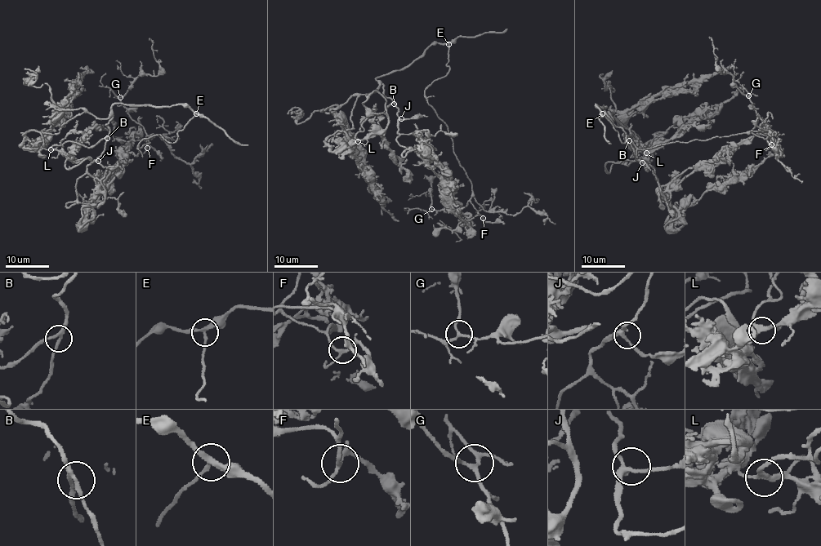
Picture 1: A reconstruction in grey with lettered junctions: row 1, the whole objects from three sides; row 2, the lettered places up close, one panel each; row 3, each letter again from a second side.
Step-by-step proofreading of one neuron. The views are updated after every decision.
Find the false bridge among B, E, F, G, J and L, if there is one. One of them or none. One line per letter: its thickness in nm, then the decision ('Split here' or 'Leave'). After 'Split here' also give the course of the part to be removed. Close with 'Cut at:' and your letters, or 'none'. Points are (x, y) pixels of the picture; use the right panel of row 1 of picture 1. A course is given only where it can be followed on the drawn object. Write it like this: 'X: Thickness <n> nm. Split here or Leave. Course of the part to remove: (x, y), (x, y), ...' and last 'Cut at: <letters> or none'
B: Thickness 200 nm. Leave
E: Thickness 220 nm. Leave
F: Thickness 190 nm. Leave
G: Thickness 180 nm. Leave
J: Thickness 220 nm. Leave
L: Thickness 200 nm. Leave
Cut at: none

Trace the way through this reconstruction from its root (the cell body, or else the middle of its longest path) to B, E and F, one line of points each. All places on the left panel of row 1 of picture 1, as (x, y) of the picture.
B: (91, 175), (87, 170), (88, 165), (101, 153), (107, 139)
E: (91, 175), (87, 167), (103, 152), (109, 130), (105, 124), (112, 117), (114, 104), (186, 104), (196, 113)
F: (91, 175), (96, 185), (102, 185), (123, 154), (132, 137), (130, 137), (133, 140), (144, 140), (147, 148)

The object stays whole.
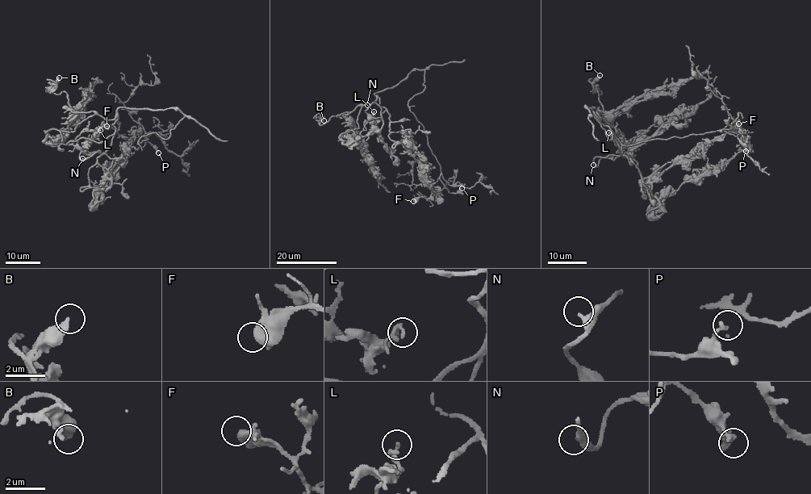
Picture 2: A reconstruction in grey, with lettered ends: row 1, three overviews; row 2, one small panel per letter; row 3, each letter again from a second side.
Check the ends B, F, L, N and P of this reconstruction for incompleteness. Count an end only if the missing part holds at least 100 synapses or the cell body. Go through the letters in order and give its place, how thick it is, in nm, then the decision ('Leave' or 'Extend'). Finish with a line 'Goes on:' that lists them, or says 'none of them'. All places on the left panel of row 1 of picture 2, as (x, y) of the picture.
B: Place: (59, 77). Thickness 360 nm. Leave
F: Place: (106, 126). Thickness 650 nm. Leave
L: Place: (100, 130). Thickness 130 nm. Leave
N: Place: (82, 158). Thickness 300 nm. Leave
P: Place: (158, 152). Thickness 240 nm. Leave
Goes on: none of them

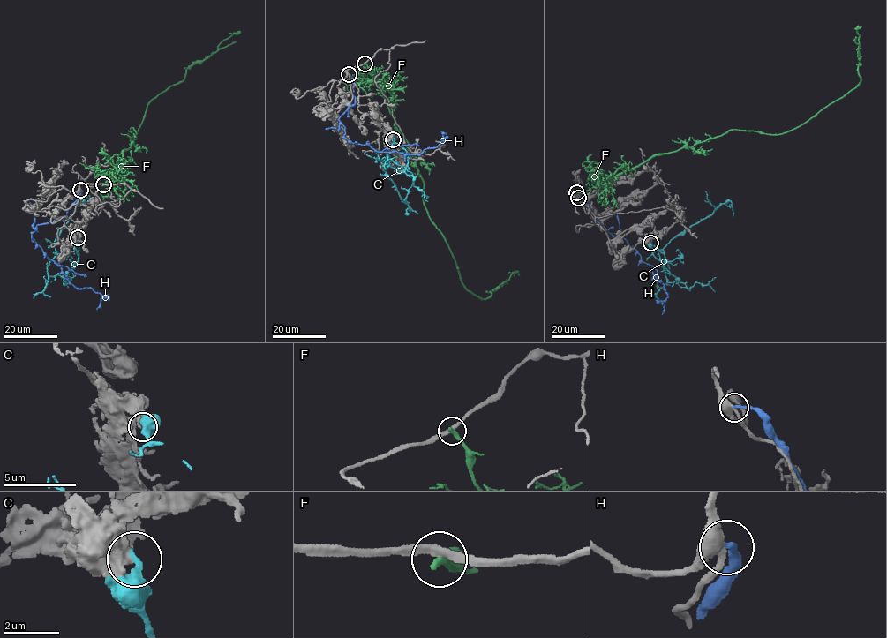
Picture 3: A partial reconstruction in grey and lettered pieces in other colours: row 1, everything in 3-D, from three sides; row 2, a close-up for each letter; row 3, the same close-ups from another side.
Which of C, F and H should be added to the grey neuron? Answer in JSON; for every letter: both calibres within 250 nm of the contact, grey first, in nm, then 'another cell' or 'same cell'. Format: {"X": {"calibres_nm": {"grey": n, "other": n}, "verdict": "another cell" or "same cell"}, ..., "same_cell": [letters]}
{"C": {"calibres_nm": {"grey": 440, "other": 320}, "verdict": "another cell"}, "F": {"calibres_nm": {"grey": 280, "other": 320}, "verdict": "another cell"}, "H": {"calibres_nm": {"grey": 320, "other": 180}, "verdict": "another cell"}, "same_cell": []}

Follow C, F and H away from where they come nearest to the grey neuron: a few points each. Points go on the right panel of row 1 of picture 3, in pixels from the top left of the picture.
C: (650, 243), (653, 254), (678, 279), (672, 282), (665, 277), (666, 244), (729, 201), (733, 216)
F: (576, 191), (656, 155), (730, 130), (783, 134), (799, 126), (860, 82), (856, 29), (861, 26)
H: (578, 198), (603, 228), (619, 239), (625, 239), (642, 260), (656, 269), (668, 296), (662, 314)

